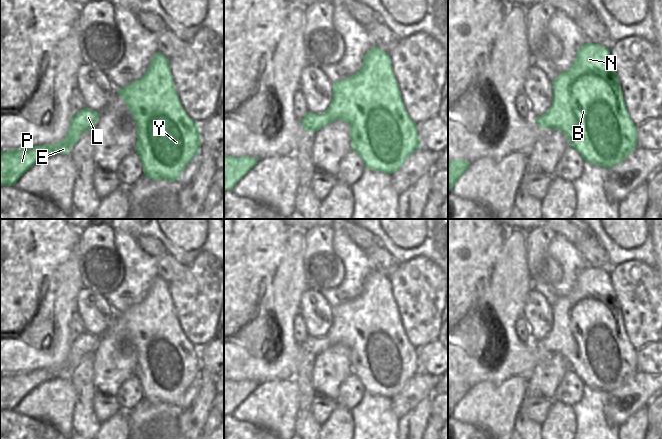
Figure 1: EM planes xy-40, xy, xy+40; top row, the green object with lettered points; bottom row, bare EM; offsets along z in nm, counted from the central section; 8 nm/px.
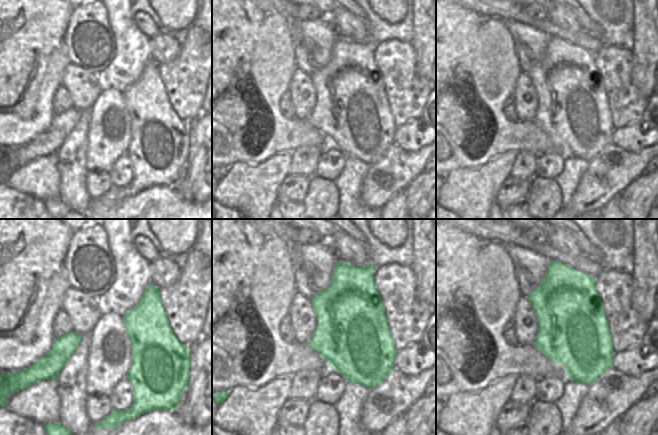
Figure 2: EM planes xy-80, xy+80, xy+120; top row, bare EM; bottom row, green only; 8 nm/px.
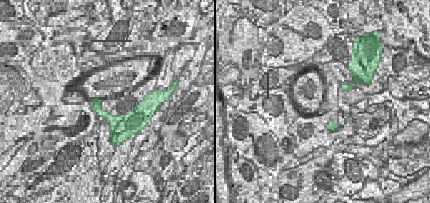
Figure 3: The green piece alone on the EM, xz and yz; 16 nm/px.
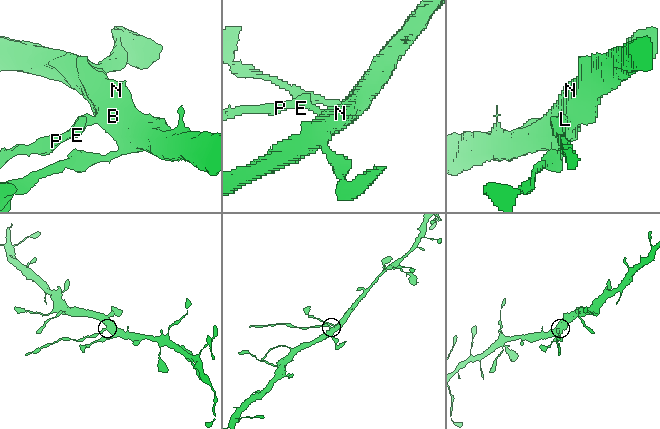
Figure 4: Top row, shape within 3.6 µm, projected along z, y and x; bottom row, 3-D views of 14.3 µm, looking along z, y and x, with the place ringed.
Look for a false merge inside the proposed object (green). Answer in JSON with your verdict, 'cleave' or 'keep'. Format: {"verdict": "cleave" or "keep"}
{"verdict": "cleave"}

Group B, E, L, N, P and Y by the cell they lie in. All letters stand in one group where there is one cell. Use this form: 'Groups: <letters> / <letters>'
Groups: B N Y / E L P.

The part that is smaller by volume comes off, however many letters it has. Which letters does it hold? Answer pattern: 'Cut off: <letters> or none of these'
Cut off: E, L, P

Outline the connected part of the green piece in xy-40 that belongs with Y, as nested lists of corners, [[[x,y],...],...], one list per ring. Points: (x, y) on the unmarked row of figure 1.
[[[157,276],[142,302],[116,316],[121,319],[135,343],[137,349],[135,376],[143,387],[144,398],[152,404],[177,406],[185,391],[196,378],[199,378],[202,368],[199,348],[187,339],[181,329],[169,284]]]

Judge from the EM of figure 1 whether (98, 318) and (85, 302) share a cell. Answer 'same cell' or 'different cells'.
same cell

